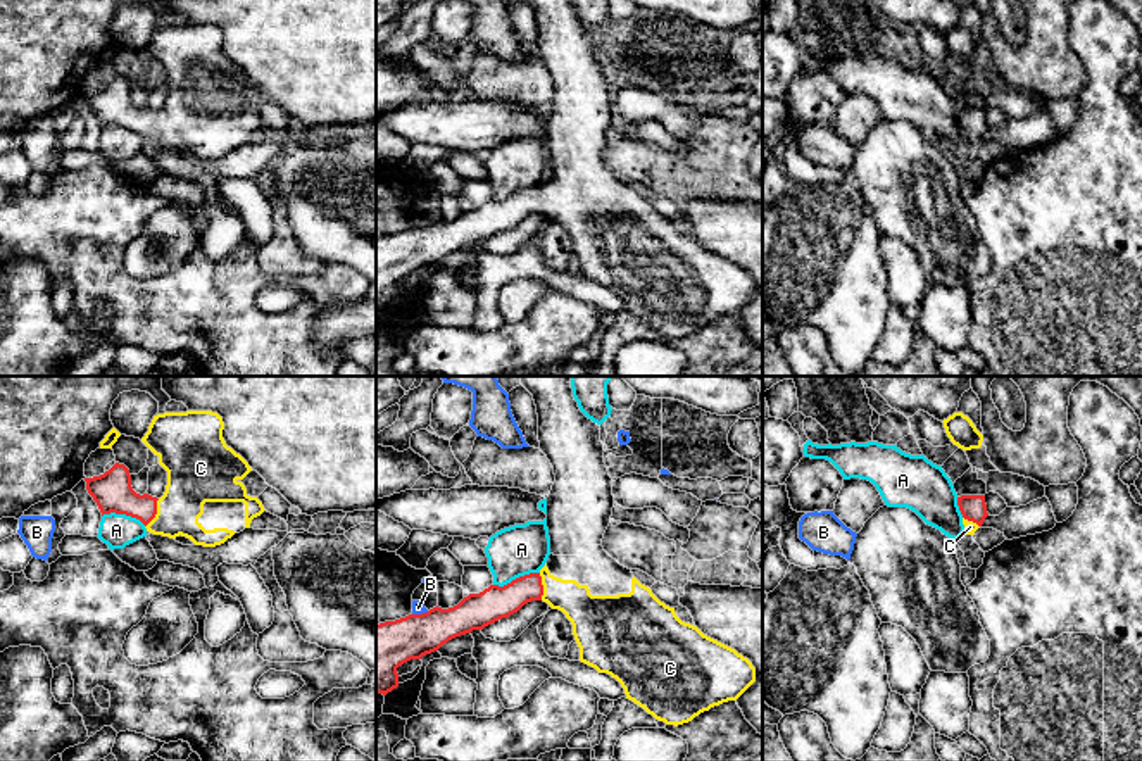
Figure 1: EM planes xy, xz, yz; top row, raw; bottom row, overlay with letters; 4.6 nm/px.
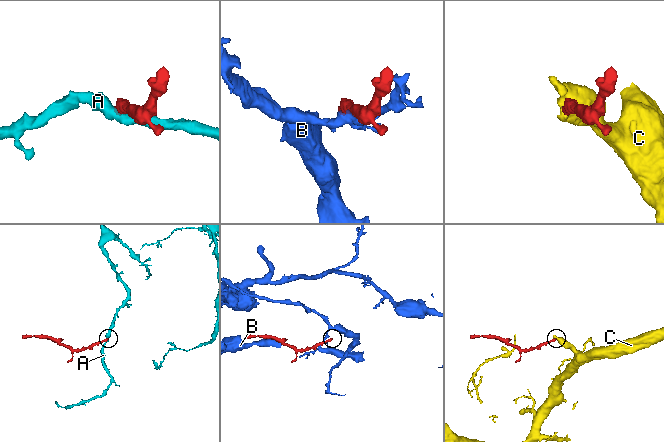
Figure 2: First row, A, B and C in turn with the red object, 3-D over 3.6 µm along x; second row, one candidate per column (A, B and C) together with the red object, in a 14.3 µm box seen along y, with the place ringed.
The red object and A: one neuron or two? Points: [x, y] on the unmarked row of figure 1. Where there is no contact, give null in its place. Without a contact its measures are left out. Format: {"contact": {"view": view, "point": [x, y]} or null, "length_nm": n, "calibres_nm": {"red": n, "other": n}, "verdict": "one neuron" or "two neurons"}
{"contact": {"view": "xz", "point": [516, 192]}, "length_nm": 220, "calibres_nm": {"red": 160, "other": 240}, "verdict": "two neurons"}

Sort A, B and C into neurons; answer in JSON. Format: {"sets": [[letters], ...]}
{"sets": [["A"], ["B"], ["C"]]}

